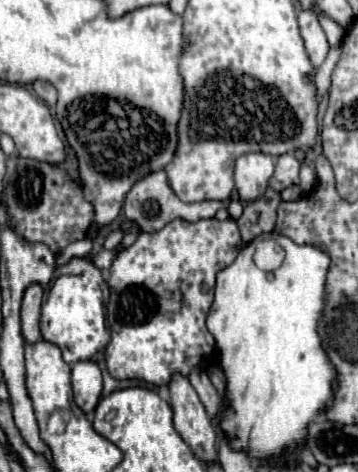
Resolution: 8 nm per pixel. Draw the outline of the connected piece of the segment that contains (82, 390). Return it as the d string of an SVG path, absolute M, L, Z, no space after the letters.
M94 359L72 365L72 389L78 407L86 415L92 415L102 393L102 371Z

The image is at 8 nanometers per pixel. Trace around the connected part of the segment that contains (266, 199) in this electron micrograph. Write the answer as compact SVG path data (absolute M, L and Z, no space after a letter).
M268 189L260 199L246 203L244 213L238 219L244 243L250 243L260 233L270 233L276 227L276 211L280 203L280 193L274 189Z

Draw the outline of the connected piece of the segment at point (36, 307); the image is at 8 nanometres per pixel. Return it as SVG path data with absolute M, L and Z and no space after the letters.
M32 285L24 293L22 301L22 335L28 345L34 345L42 339L40 335L40 307L42 307L42 287Z

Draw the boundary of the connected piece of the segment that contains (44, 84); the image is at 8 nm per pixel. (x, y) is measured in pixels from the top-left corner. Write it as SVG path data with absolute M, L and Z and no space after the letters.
M34 81L32 87L34 87L36 95L42 97L48 107L56 105L56 89L54 89L54 85L50 85L48 81Z

